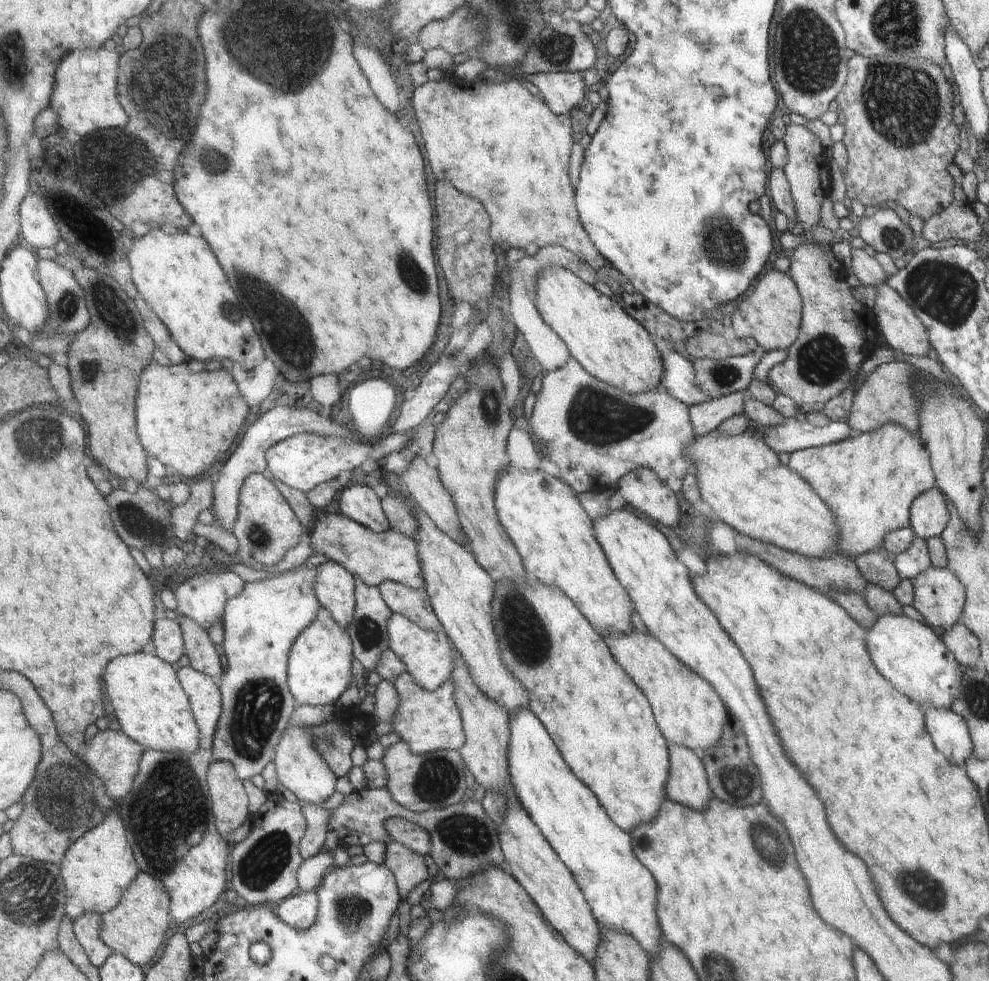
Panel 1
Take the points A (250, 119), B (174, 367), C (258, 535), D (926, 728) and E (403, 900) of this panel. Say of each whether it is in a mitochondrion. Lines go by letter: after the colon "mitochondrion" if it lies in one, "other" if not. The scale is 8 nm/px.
A: other
B: other
C: mitochondrion
D: other
E: other

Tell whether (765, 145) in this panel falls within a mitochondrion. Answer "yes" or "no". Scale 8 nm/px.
no

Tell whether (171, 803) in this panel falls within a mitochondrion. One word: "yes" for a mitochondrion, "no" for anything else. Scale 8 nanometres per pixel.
yes

